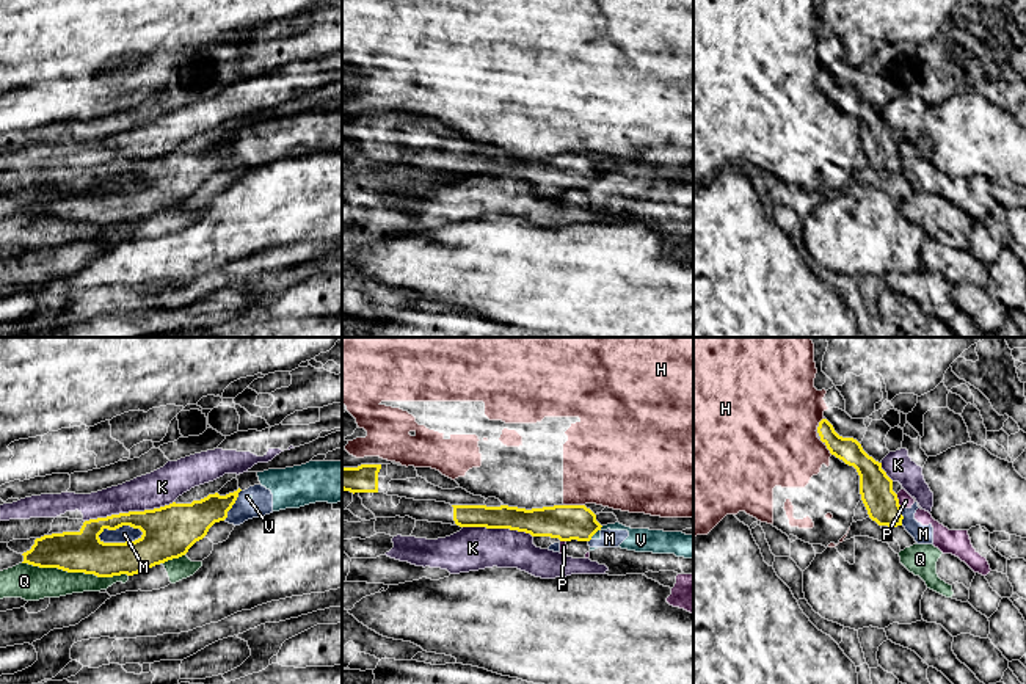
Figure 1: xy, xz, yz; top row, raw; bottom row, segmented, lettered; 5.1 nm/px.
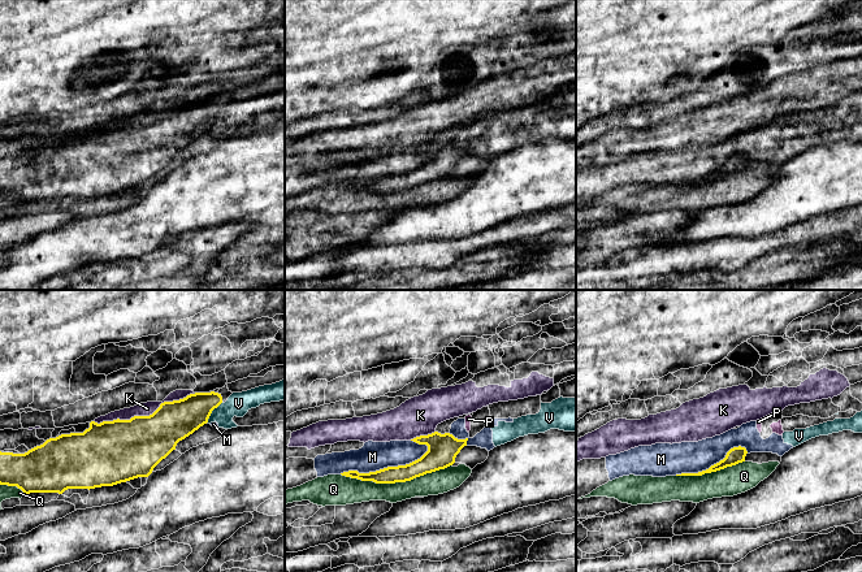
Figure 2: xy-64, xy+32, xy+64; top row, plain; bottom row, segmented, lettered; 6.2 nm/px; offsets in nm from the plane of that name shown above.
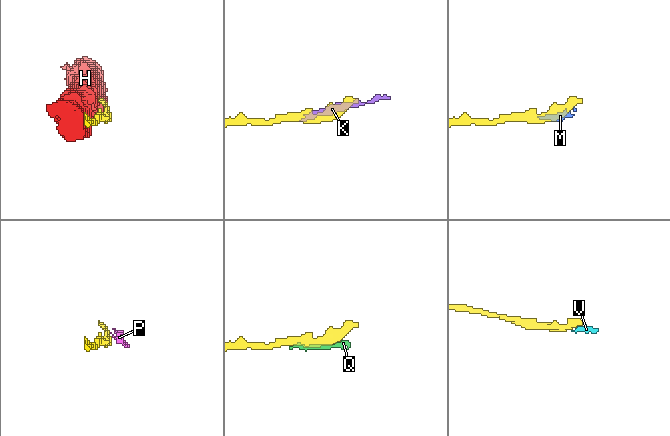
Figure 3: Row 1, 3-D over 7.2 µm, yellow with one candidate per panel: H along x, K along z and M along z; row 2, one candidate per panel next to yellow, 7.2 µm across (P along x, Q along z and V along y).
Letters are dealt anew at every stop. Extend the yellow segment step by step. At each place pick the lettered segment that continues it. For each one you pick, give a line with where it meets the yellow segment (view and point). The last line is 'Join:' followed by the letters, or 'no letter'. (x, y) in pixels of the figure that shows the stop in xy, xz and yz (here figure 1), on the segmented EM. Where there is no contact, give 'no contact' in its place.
V: meets yellow in xz at (596, 531)
Join: V

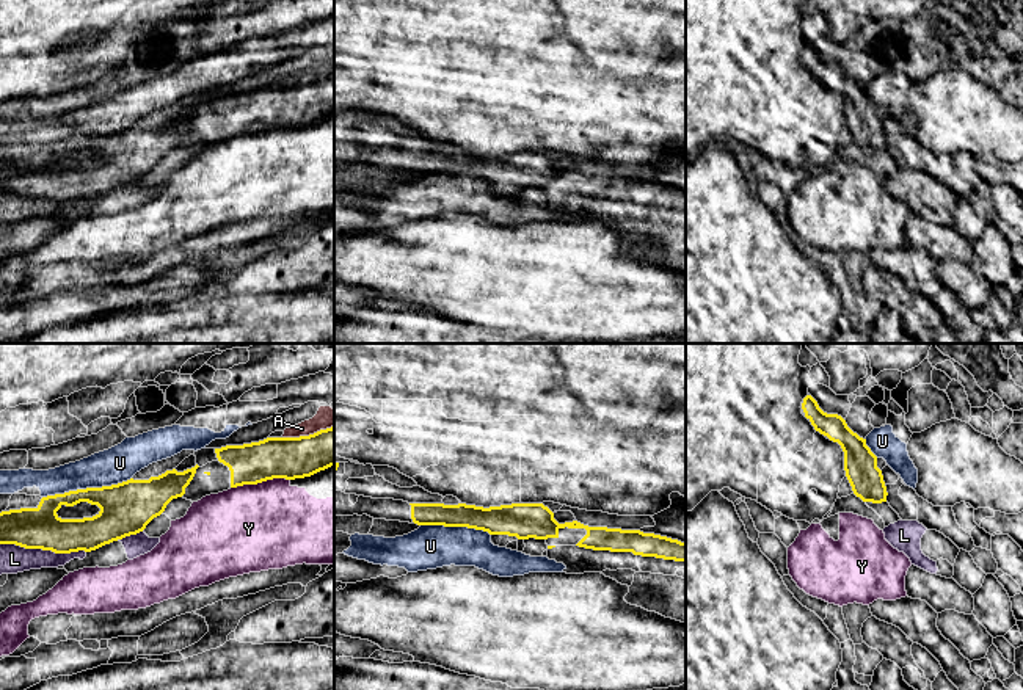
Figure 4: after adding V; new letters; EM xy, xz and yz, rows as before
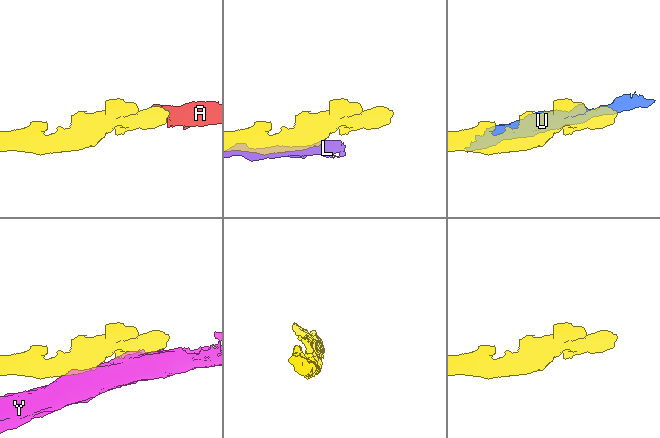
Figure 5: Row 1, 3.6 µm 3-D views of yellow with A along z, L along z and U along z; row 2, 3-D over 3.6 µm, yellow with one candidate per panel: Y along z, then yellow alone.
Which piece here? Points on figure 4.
Join: no letter

